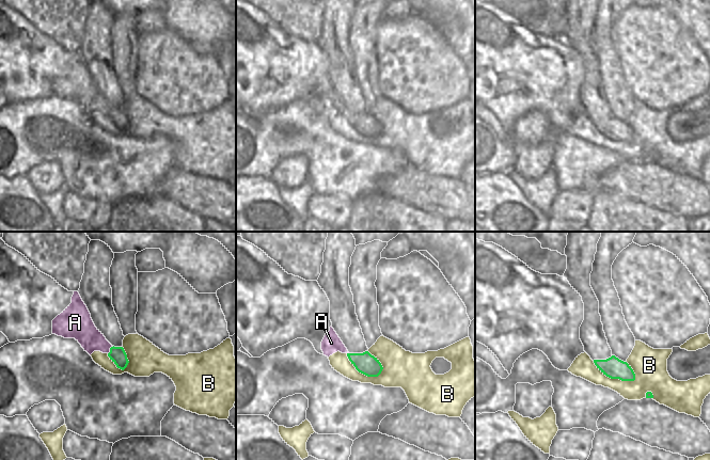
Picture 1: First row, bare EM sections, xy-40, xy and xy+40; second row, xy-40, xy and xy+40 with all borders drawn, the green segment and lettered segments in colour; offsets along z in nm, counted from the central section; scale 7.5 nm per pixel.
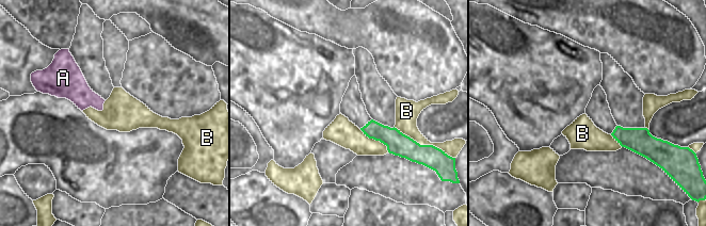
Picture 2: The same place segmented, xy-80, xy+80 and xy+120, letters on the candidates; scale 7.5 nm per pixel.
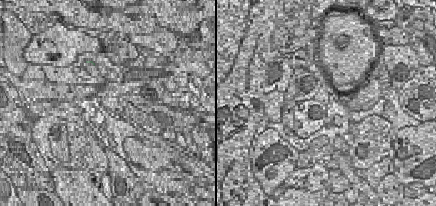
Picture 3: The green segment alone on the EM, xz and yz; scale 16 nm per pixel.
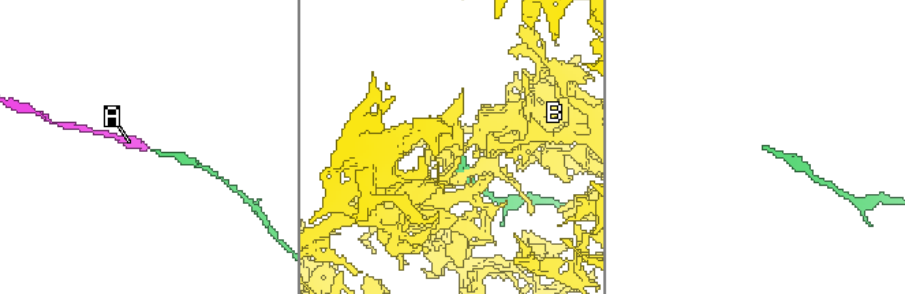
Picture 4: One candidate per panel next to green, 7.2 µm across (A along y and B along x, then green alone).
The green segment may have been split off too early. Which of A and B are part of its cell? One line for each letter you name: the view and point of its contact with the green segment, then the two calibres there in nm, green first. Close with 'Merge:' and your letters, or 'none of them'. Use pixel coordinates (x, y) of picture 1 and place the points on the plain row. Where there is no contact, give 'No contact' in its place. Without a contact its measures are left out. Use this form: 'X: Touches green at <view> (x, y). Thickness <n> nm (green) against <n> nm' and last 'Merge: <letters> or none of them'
A: Touches green at xy-40 (110, 110). Thickness 120 nm (green) against 190 nm
Merge: A

